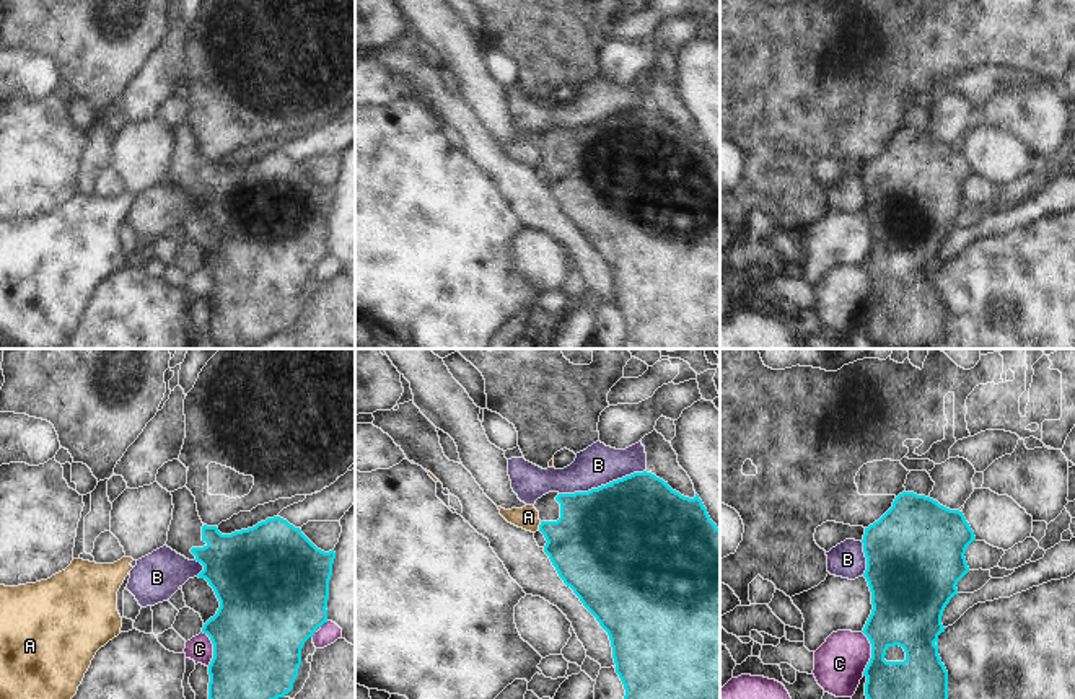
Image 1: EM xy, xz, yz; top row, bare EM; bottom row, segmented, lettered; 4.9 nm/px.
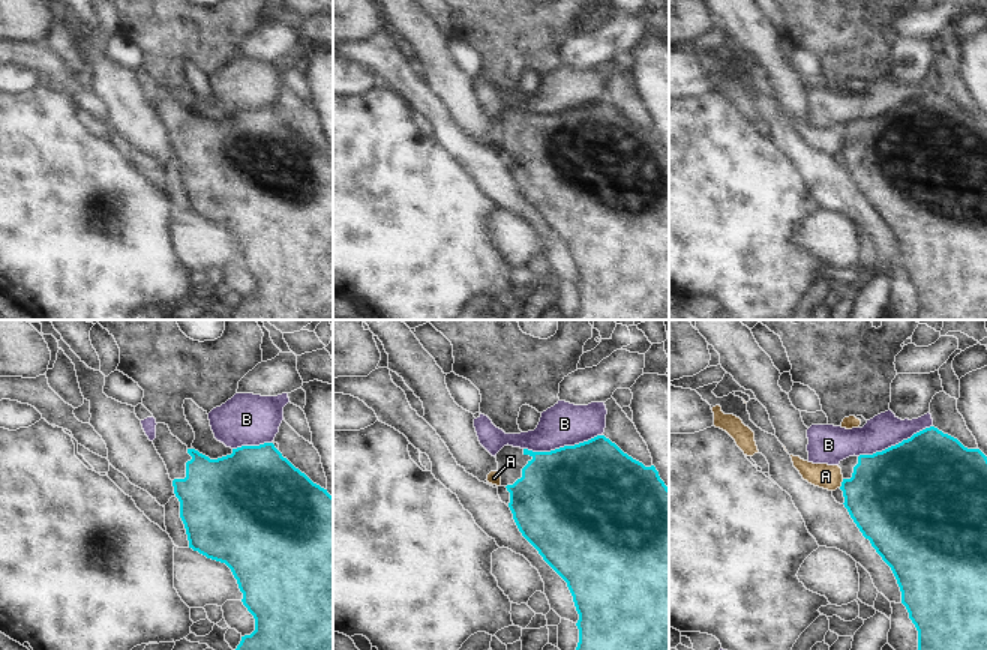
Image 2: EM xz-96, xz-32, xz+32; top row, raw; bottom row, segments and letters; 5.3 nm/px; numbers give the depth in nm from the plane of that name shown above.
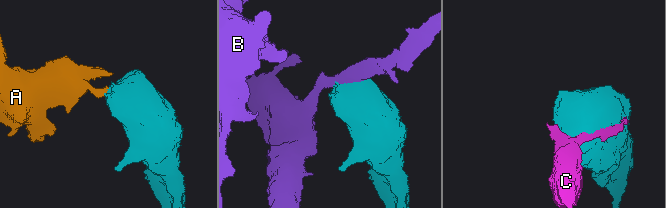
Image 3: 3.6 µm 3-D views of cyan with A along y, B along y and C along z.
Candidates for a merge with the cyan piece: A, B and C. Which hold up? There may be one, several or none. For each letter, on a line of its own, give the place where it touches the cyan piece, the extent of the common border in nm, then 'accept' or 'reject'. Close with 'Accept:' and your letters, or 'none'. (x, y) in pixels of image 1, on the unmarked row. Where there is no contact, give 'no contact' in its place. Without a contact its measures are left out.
A: xz (539, 162) | 50 nm | reject
B: xz (601, 121) | 440 nm | reject
C: yz (872, 289) | 220 nm | reject
Accept: none

